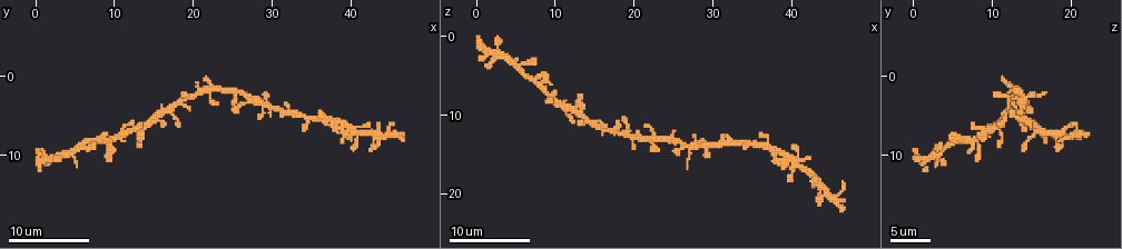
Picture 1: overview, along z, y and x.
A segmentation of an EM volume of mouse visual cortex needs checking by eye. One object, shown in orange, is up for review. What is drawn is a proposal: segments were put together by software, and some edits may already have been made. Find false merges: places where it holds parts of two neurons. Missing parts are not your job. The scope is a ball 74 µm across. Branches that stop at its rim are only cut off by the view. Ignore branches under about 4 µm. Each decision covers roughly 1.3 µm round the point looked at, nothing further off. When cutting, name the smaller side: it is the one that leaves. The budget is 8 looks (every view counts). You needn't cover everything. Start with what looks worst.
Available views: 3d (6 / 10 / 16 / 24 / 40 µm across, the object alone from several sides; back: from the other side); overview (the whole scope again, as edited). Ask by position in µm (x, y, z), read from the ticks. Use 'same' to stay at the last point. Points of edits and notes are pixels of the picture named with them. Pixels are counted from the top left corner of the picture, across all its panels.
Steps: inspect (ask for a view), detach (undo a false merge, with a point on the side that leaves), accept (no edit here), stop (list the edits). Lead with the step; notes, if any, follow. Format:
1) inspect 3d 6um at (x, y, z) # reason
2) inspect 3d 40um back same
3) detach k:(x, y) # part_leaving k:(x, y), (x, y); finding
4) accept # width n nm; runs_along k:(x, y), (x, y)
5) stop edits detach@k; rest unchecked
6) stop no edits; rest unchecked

inspect 3d 6um at (45.5, 7.5, 20.5) # calibre changes

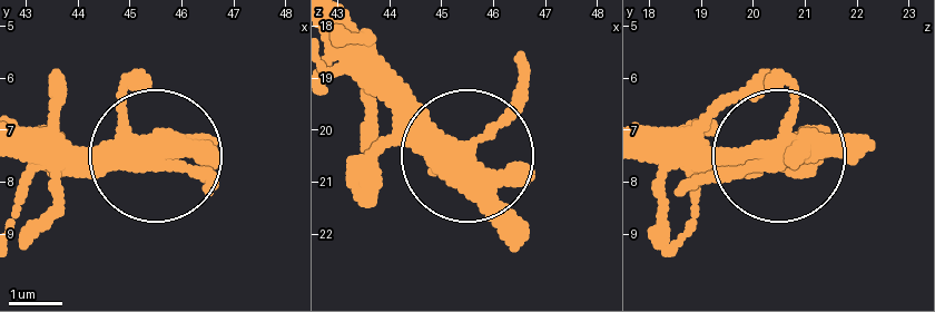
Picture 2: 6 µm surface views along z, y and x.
accept # width 370 nm; runs_along 2:(645, 125), (769, 152), (689, 187); continuous, no second neuron

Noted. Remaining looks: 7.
inspect 3d 10um at (17.0, 4.0, 12.0) # three arms meet

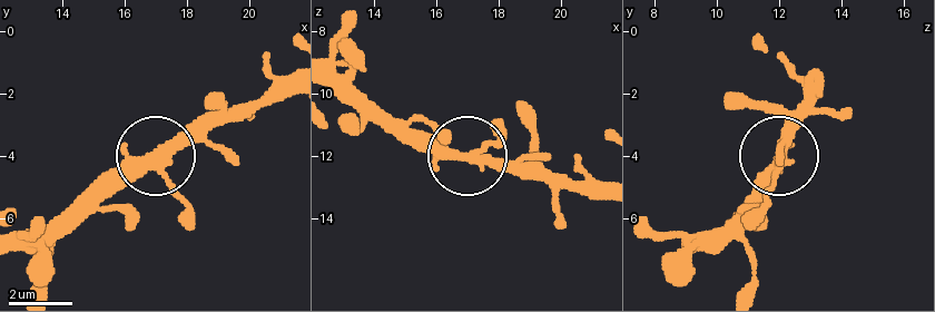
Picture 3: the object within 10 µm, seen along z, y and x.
accept # arms 3; continuous, no second neuron

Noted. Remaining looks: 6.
inspect 3d 6um at (7.5, 8.0, 6.0) # three-way junction

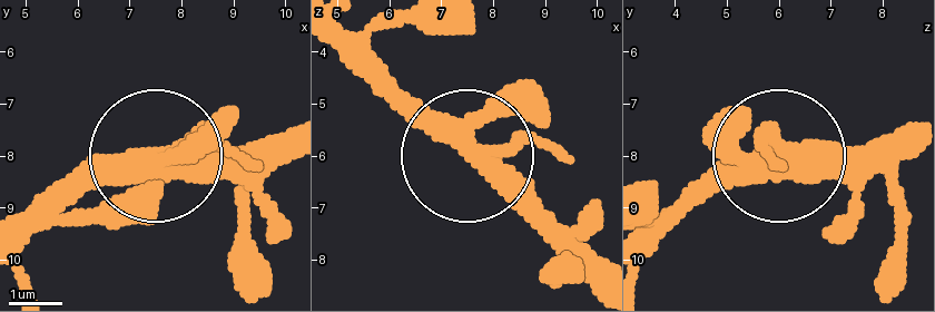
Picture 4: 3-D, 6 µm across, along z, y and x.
accept # arms 3; all the same neuron

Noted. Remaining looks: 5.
inspect 3d 6um at (41.0, 7.0, 15.5) # thin arm on a thick one

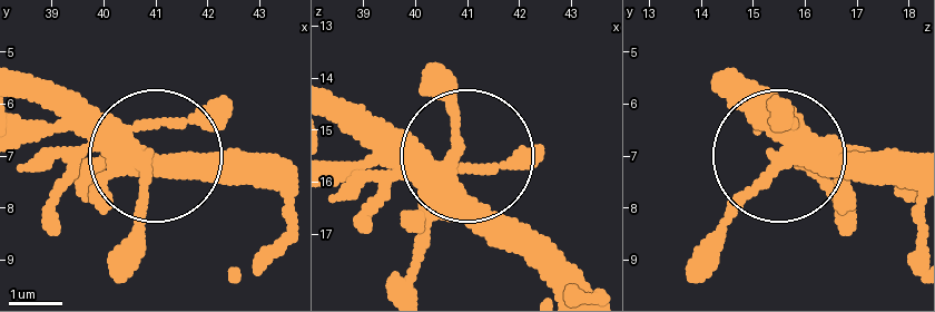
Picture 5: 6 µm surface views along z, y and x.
inspect 3d 6um back at (40.65, 7.05, 15.65) # from behind

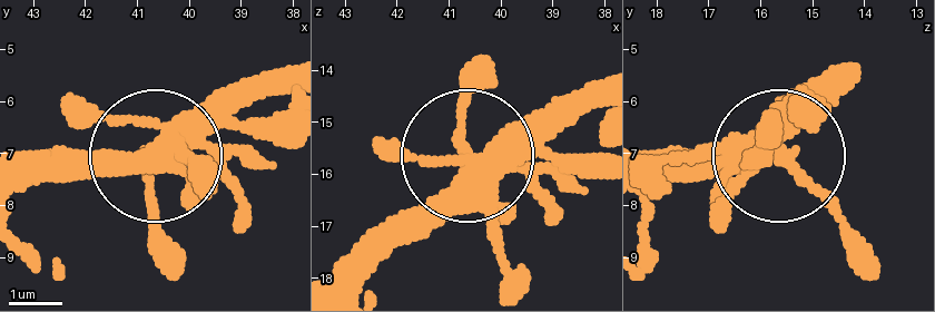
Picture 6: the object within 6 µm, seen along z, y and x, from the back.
accept # runs_along 6:(856, 72), (785, 162), (869, 251); continuous, no second neuron

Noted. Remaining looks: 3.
stop no edits; rest unchecked

